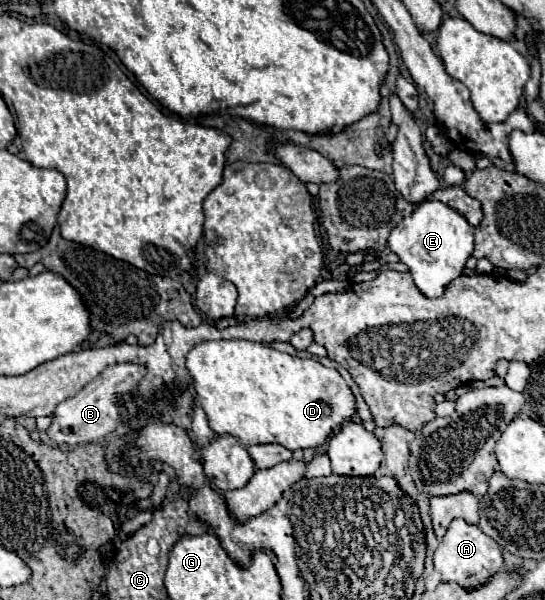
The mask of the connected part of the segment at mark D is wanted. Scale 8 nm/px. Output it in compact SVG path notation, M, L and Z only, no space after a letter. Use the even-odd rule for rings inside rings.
M205 341L187 353L187 369L195 381L197 397L207 413L209 427L217 435L233 435L243 447L279 443L289 451L321 447L329 435L357 413L349 385L335 369L323 367L315 359L295 357L253 341Z

